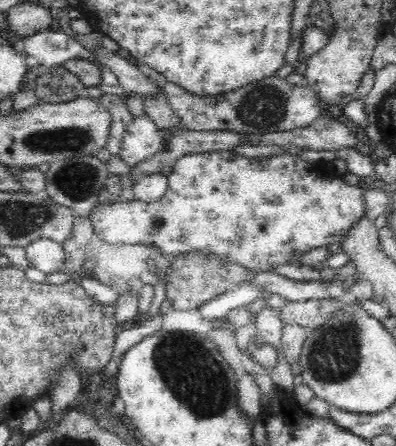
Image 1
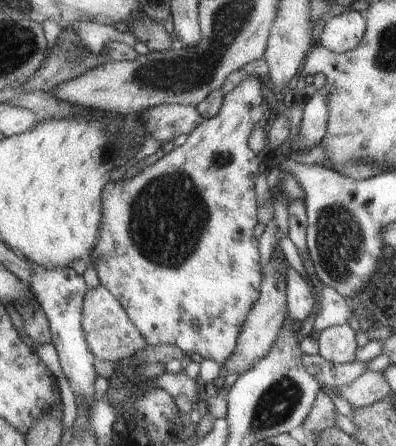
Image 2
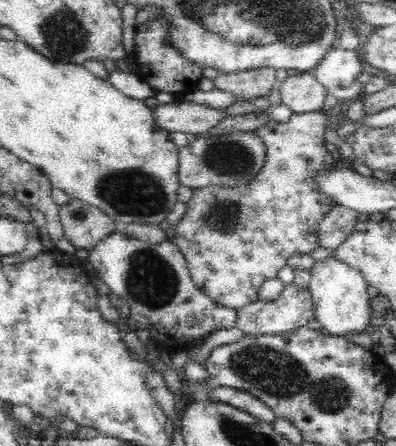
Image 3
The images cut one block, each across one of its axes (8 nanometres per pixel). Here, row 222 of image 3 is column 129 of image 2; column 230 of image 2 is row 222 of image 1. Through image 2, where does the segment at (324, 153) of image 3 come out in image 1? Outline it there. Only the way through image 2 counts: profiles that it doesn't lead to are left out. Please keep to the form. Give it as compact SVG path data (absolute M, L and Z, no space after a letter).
M206 150L206 152L192 152L184 158L178 158L176 164L172 166L172 172L166 176L166 190L164 194L158 198L158 200L150 200L150 202L140 202L140 200L134 200L134 202L118 202L114 206L102 206L102 208L94 208L92 212L92 222L94 222L94 236L102 242L108 242L108 244L122 244L122 246L132 246L132 244L146 244L150 248L156 248L162 252L162 256L170 258L170 260L176 260L178 256L182 254L206 254L208 258L214 258L214 260L220 260L224 264L236 264L238 268L244 268L246 272L252 272L252 274L276 274L276 268L282 268L282 266L302 266L302 264L292 264L300 254L306 254L314 248L320 248L320 246L330 246L330 244L344 244L346 238L350 236L352 228L364 220L366 216L366 206L364 206L364 190L362 188L356 188L356 186L350 186L346 184L342 178L342 174L334 168L332 162L308 162L300 156L292 156L288 152L282 152L278 156L254 156L254 158L248 158L248 156L238 156L230 150Z

